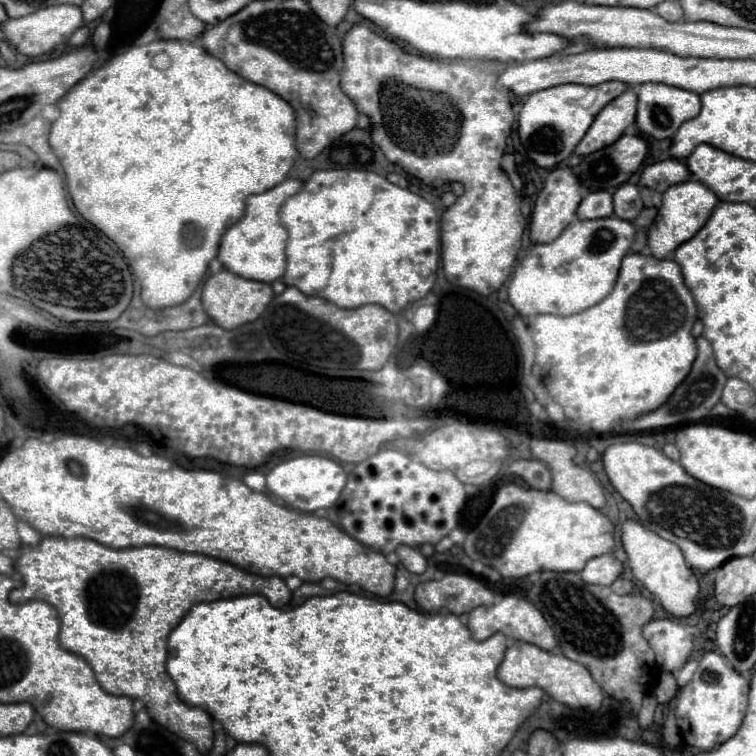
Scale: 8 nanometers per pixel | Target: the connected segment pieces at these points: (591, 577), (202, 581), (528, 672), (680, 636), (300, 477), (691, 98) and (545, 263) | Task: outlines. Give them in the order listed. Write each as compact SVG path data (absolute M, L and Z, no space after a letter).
M613 555L595 557L581 571L581 577L585 579L585 583L605 585L605 587L611 585L613 581L617 581L621 575L623 575L623 563L619 559L615 559Z
M43 537L37 547L21 547L21 555L15 569L23 577L23 587L13 589L9 595L11 603L27 603L31 599L45 601L53 605L61 617L59 643L63 649L81 655L95 671L97 683L103 691L111 695L125 695L131 699L141 699L147 705L149 717L171 731L173 735L193 743L201 755L209 753L213 747L213 723L207 711L201 707L189 707L177 695L175 683L165 671L167 659L167 637L181 623L181 619L197 603L209 603L217 599L231 599L241 595L263 595L275 607L285 607L291 601L291 591L281 577L255 577L243 569L195 553L179 553L165 547L129 547L111 549L93 539L63 539L63 537Z
M515 641L507 651L505 659L499 665L497 671L499 679L515 689L527 689L527 687L541 687L545 693L549 693L555 701L571 707L571 709L587 709L587 711L599 711L603 701L603 689L593 681L589 671L567 659L565 655L555 655L549 651L539 649L537 645Z
M651 619L643 627L643 635L655 651L657 665L663 671L677 671L685 665L693 651L693 637L687 627L671 619Z
M299 455L295 459L279 463L267 473L267 491L279 497L283 503L291 505L293 509L305 513L333 507L345 483L347 483L345 469L337 461L323 455Z
M645 83L639 87L637 95L639 95L637 127L641 129L641 133L651 135L655 139L673 137L677 133L677 127L681 127L681 123L693 119L693 115L697 115L697 111L701 111L699 95L693 91L687 91L687 89L669 87L663 83Z
M607 217L575 221L553 243L535 243L529 247L511 275L507 289L509 303L523 317L539 313L573 315L597 305L613 291L621 259L629 251L633 239L635 227L625 219Z

